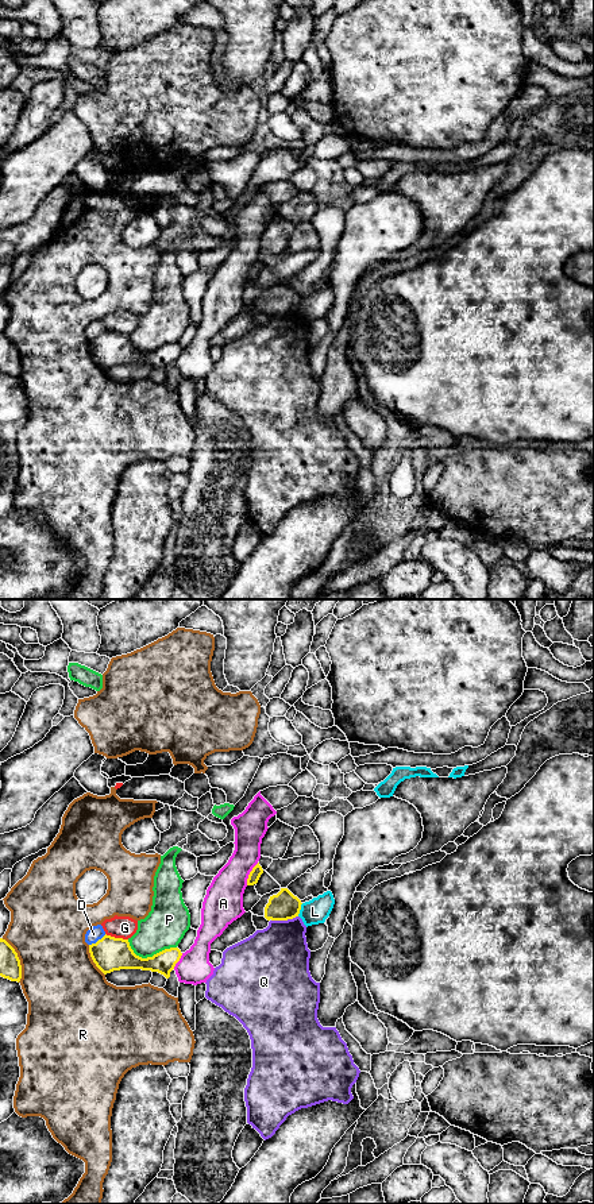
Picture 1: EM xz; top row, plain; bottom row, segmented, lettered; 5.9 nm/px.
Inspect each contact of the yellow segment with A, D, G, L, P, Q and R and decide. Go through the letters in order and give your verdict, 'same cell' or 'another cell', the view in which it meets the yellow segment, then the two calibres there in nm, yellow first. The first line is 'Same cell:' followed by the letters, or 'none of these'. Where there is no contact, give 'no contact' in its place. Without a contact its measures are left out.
Same cell: none of these
A: another cell; contact in xz; calibres 70 and 240 nm
D: another cell; contact in xz; calibres 200 and 90 nm
G: another cell; contact in xz; calibres 200 and 130 nm
L: another cell; contact in xz; calibres 170 and 150 nm
P: another cell; contact in xz; calibres 200 and 240 nm
Q: another cell; contact in xz; calibres 170 and 400 nm
R: another cell; contact in xz; calibres 130 and 460 nm

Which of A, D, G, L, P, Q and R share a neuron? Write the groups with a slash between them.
A / D / G / L P / Q / R

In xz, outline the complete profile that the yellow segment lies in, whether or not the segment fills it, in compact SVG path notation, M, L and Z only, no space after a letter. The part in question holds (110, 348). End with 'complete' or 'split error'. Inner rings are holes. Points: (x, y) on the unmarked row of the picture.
M104 331L89 340L89 348L96 362L104 368L120 364L151 366L170 373L170 367L180 356L182 348L178 343L165 344L153 352L142 354L134 348L128 335Z; complete

